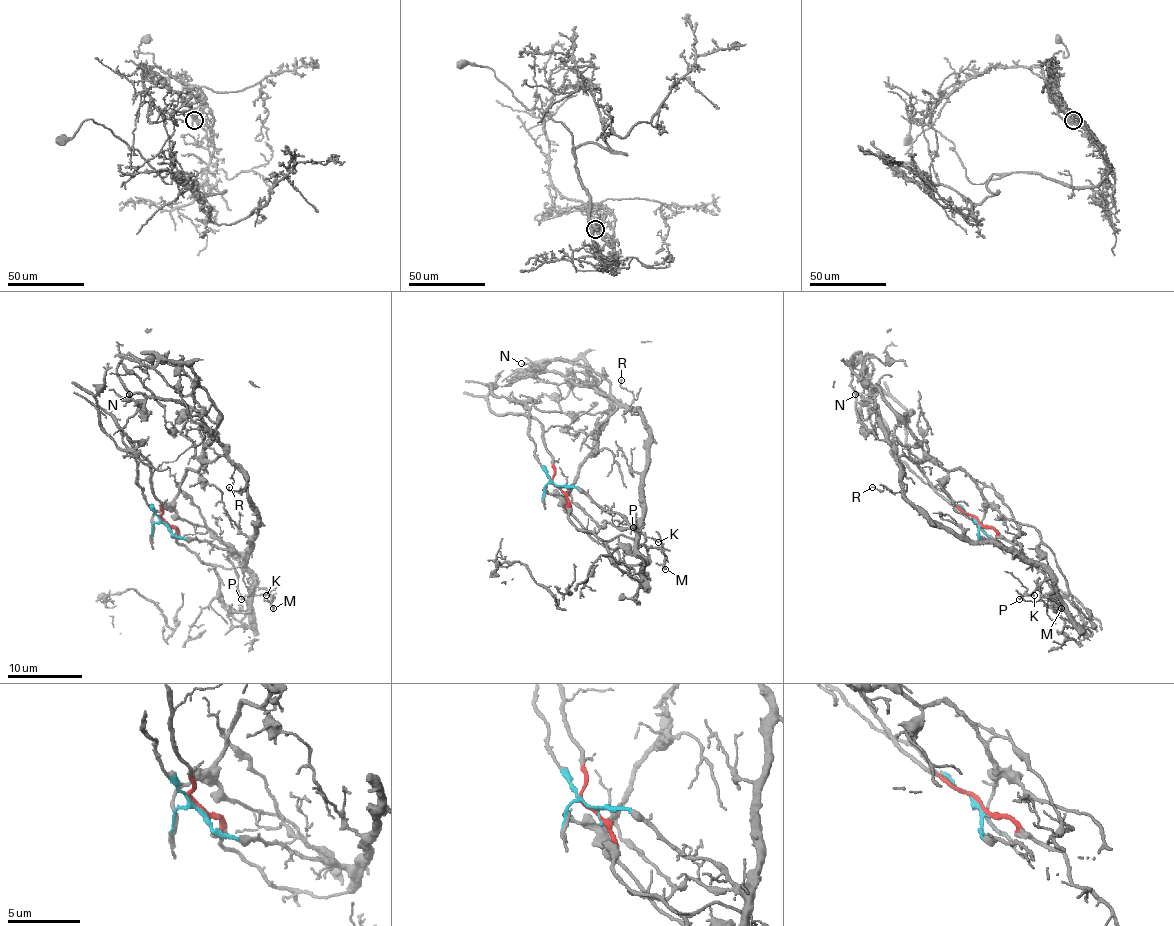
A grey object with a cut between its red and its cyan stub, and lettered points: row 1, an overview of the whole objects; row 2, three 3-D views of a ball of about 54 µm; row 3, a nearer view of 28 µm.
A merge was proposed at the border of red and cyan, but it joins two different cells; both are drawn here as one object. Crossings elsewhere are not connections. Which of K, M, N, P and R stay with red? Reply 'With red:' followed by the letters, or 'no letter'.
With red: no letter

